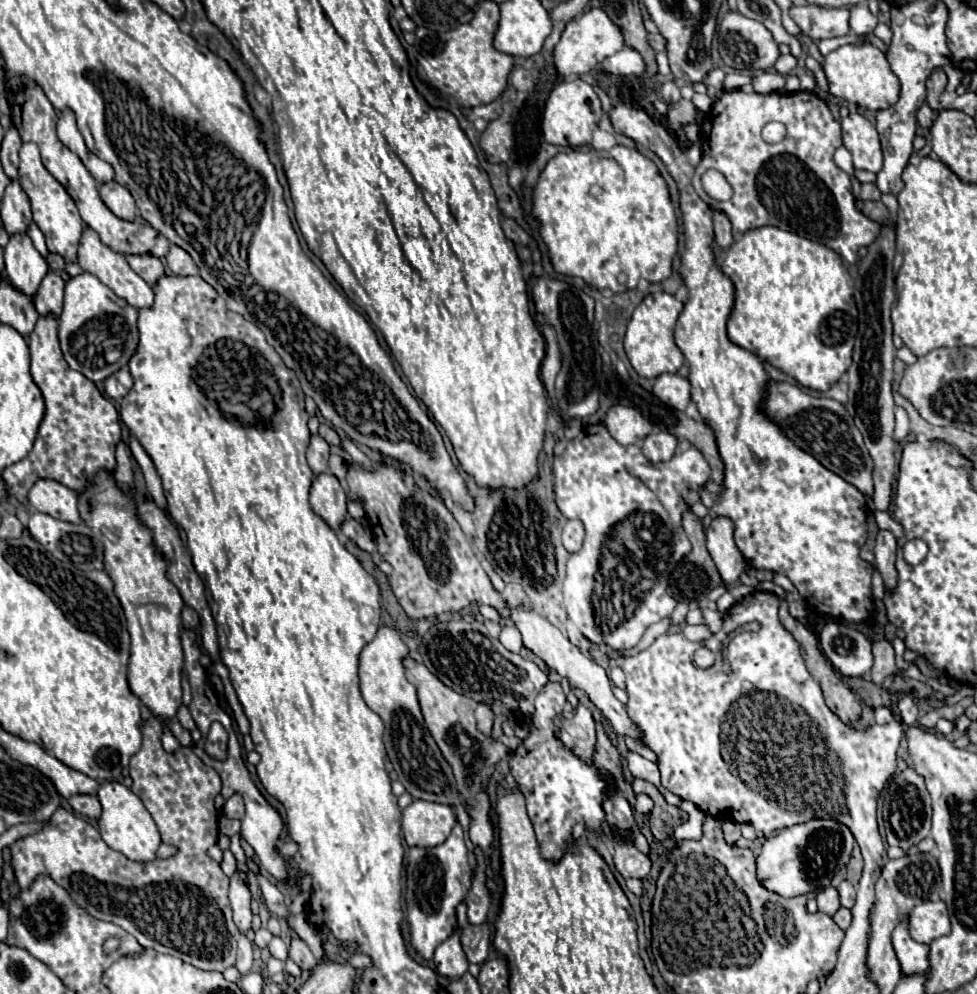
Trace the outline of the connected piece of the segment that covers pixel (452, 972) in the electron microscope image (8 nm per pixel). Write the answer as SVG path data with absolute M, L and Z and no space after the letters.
M456 930L448 940L444 940L434 952L436 972L446 978L460 978L468 972L468 960L460 944L460 930Z

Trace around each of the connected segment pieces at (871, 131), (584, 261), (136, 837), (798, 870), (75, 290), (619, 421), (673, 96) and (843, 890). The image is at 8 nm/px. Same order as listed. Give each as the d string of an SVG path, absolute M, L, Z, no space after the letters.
M852 112L848 118L840 120L840 126L844 146L852 154L854 166L876 174L882 168L882 150L874 124L858 112Z
M614 146L612 150L606 150L606 152L598 152L598 150L590 150L590 152L580 152L580 150L572 150L570 154L568 152L562 152L562 154L556 154L548 166L544 168L544 172L540 174L538 178L538 184L534 188L534 208L532 208L532 214L540 220L542 228L540 228L540 234L550 250L550 260L552 260L552 266L556 272L560 274L566 274L566 276L578 276L582 278L586 284L598 288L598 290L612 290L612 292L626 292L626 290L632 290L636 288L638 280L640 278L646 278L650 282L662 282L666 280L670 274L672 274L672 260L678 252L678 220L676 220L676 208L670 200L670 192L668 192L668 184L666 180L660 176L656 164L646 158L644 154L640 154L636 148L626 148L626 146Z
M114 780L102 782L98 786L96 796L98 796L100 804L102 804L102 814L98 818L98 830L100 830L102 840L112 850L122 852L130 860L136 860L136 862L154 860L156 858L156 850L160 846L160 832L158 832L156 824L154 824L150 812L140 802L140 798L130 788L126 788L120 782L114 782Z
M810 820L778 832L762 844L756 856L756 876L764 888L784 898L804 896L830 886L830 880L840 872L852 854L854 836L836 820Z
M90 272L66 280L64 308L60 314L60 346L70 368L82 372L92 382L102 382L124 368L138 344L138 310L124 298L118 298Z
M616 404L608 410L604 424L620 444L640 444L652 432L652 424L634 408Z
M664 82L660 90L662 90L662 96L664 96L664 100L668 104L674 104L674 102L680 100L680 90L678 90L678 86L674 82Z
M842 880L842 884L838 886L838 894L840 894L840 904L842 904L844 908L852 908L852 906L854 906L856 888L854 888L848 880Z

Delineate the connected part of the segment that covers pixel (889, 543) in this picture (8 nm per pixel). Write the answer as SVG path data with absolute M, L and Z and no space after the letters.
M888 530L878 532L874 556L876 556L876 566L878 566L878 570L884 578L886 588L894 588L896 586L896 568L894 568L896 538L894 538L892 532L888 532Z

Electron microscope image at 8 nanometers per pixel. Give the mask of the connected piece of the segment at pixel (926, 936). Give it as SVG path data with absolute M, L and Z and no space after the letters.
M938 900L938 902L924 902L912 908L908 918L908 932L912 940L922 944L930 944L934 938L946 936L950 932L946 904Z

